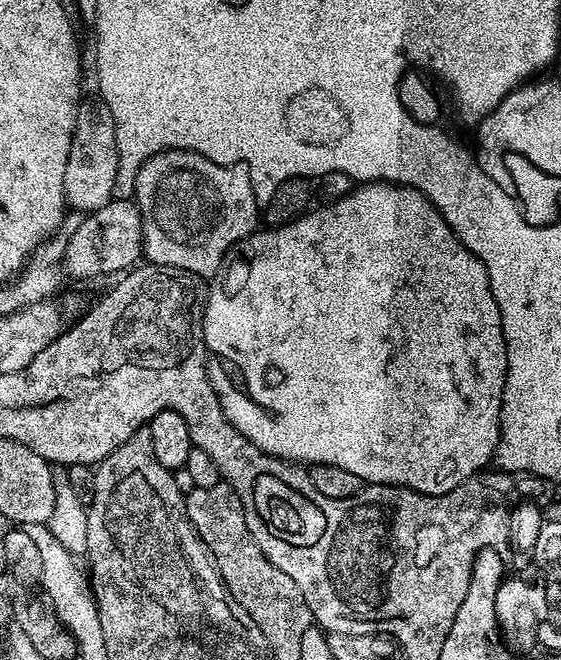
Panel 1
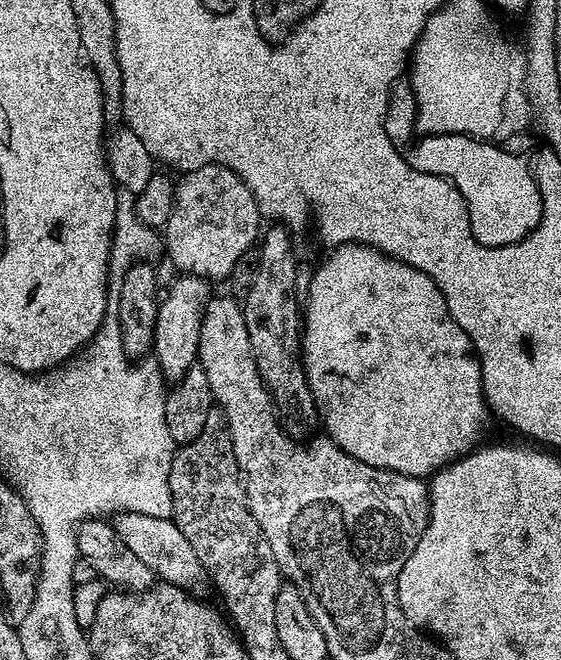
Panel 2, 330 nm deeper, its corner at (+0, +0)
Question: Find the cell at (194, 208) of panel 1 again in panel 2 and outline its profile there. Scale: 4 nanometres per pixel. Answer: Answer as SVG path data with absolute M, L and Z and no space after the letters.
M207 164L179 178L172 213L162 229L166 256L181 273L203 276L209 282L227 281L238 258L249 252L261 235L260 206L246 182L221 164Z

